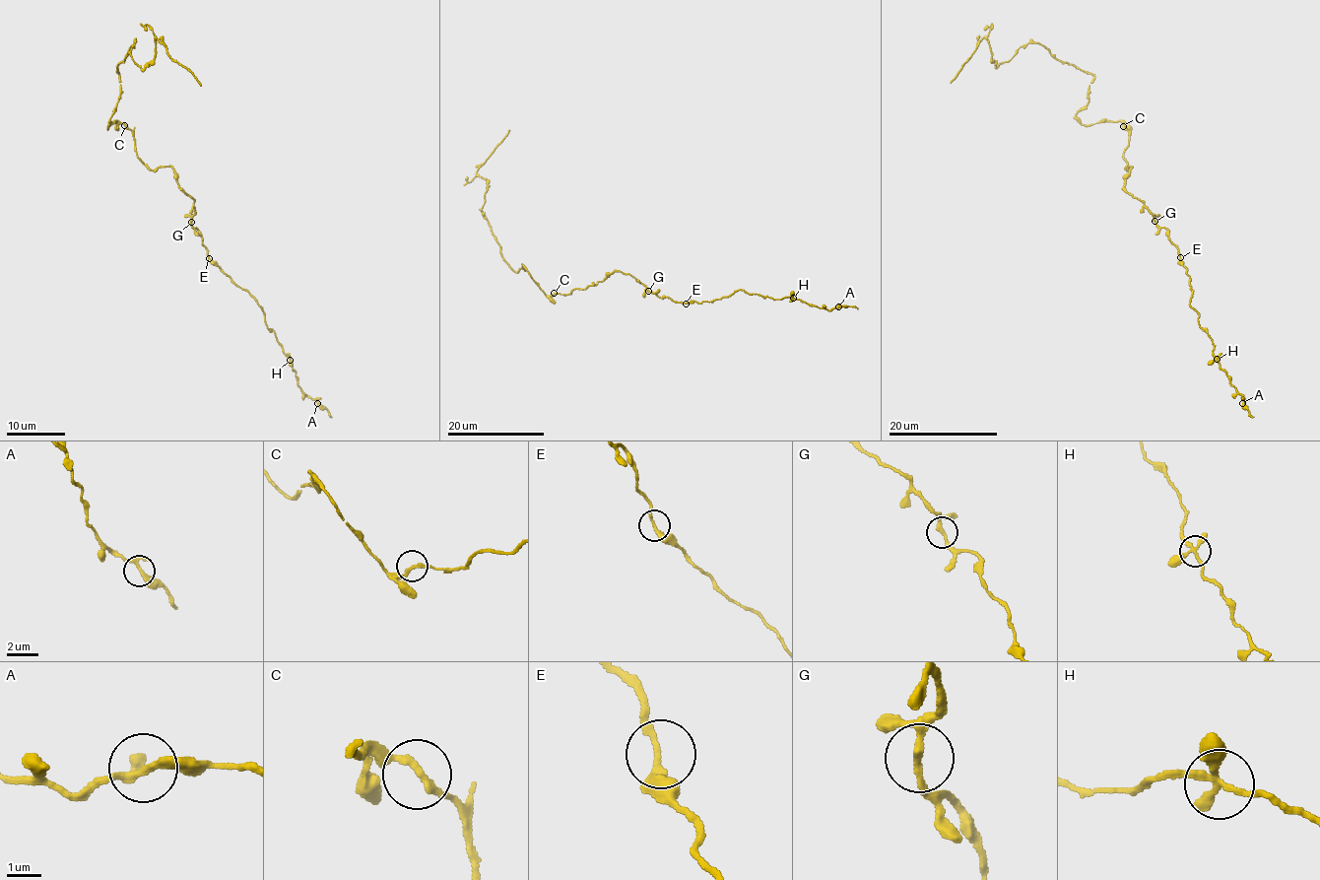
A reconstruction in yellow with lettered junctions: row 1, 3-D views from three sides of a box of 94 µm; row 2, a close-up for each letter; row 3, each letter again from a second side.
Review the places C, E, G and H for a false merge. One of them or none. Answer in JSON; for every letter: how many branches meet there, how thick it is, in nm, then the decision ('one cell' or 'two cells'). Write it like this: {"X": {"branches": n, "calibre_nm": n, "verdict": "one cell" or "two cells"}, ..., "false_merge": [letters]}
{"C": {"branches": 2, "calibre_nm": 200, "verdict": "one cell"}, "E": {"branches": 2, "calibre_nm": 200, "verdict": "one cell"}, "G": {"branches": 3, "calibre_nm": 180, "verdict": "one cell"}, "H": {"branches": 4, "calibre_nm": 200, "verdict": "one cell"}, "false_merge": []}

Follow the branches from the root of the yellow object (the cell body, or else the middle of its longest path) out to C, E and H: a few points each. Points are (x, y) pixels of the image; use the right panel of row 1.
C: (1124, 160), (1129, 133), (1123, 126)
E: (1124, 160), (1126, 169), (1133, 167), (1126, 179), (1127, 192), (1142, 202), (1157, 225), (1165, 228), (1180, 257)
H: (1124, 160), (1126, 169), (1133, 167), (1125, 187), (1177, 247), (1190, 281), (1189, 304), (1217, 359)

